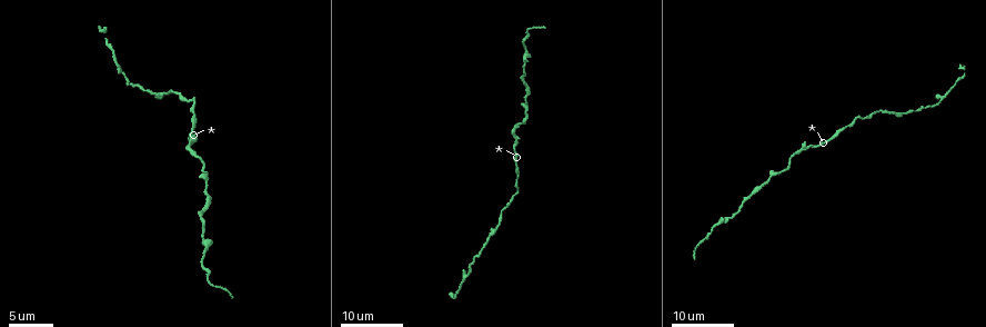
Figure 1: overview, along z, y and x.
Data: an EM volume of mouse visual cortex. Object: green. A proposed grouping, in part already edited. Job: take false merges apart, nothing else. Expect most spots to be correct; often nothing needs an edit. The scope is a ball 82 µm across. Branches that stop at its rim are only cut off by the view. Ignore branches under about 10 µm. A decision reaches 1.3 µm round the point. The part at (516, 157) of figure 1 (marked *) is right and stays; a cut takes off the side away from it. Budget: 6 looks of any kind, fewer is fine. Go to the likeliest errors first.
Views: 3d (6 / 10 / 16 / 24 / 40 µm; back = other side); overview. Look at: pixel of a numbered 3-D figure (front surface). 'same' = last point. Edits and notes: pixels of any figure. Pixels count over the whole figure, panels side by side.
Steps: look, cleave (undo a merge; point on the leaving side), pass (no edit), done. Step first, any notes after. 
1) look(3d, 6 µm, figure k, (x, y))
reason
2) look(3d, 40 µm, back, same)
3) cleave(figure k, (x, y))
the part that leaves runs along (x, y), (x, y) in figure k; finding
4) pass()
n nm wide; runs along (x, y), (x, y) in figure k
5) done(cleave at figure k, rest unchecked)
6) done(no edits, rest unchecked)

look(3d, 24 µm, figure 1, (754, 194))
sudden change in width

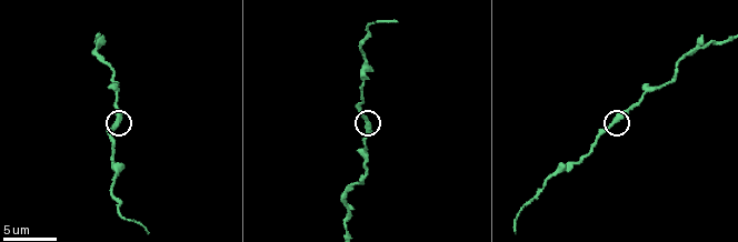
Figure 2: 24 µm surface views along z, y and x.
look(3d, 6 µm, figure 2, (367, 120))
closer look

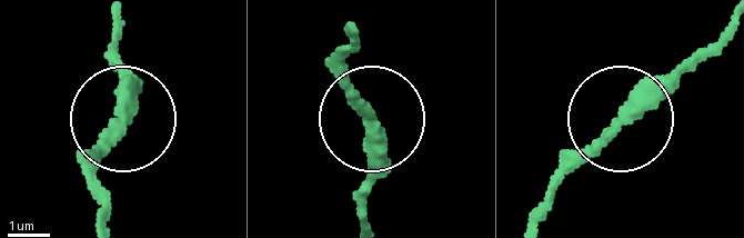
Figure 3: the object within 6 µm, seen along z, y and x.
pass()
runs along (117, 26), (124, 131), (99, 164), (96, 192) in figure 3; all the same neuron

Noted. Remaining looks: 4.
look(3d, 10 µm, figure 2, (365, 172))
sudden change in width

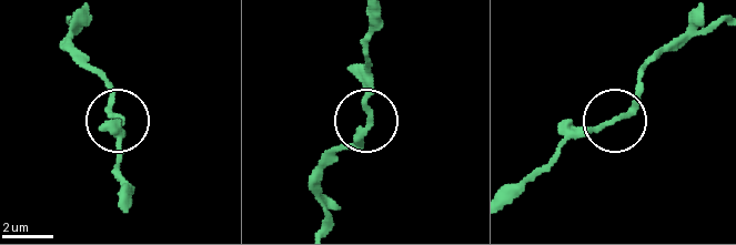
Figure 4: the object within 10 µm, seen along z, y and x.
look(3d, 6 µm, figure 4, (368, 116))

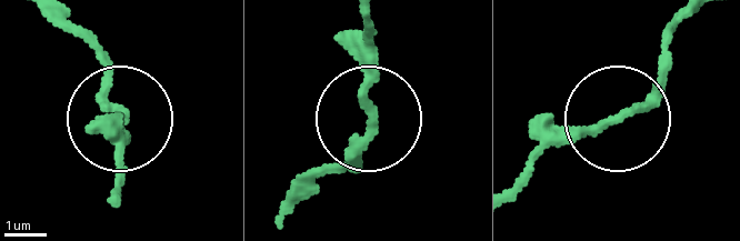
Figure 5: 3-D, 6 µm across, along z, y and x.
pass()
all the same neuron

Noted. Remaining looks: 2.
done(no edits, rest unchecked)

